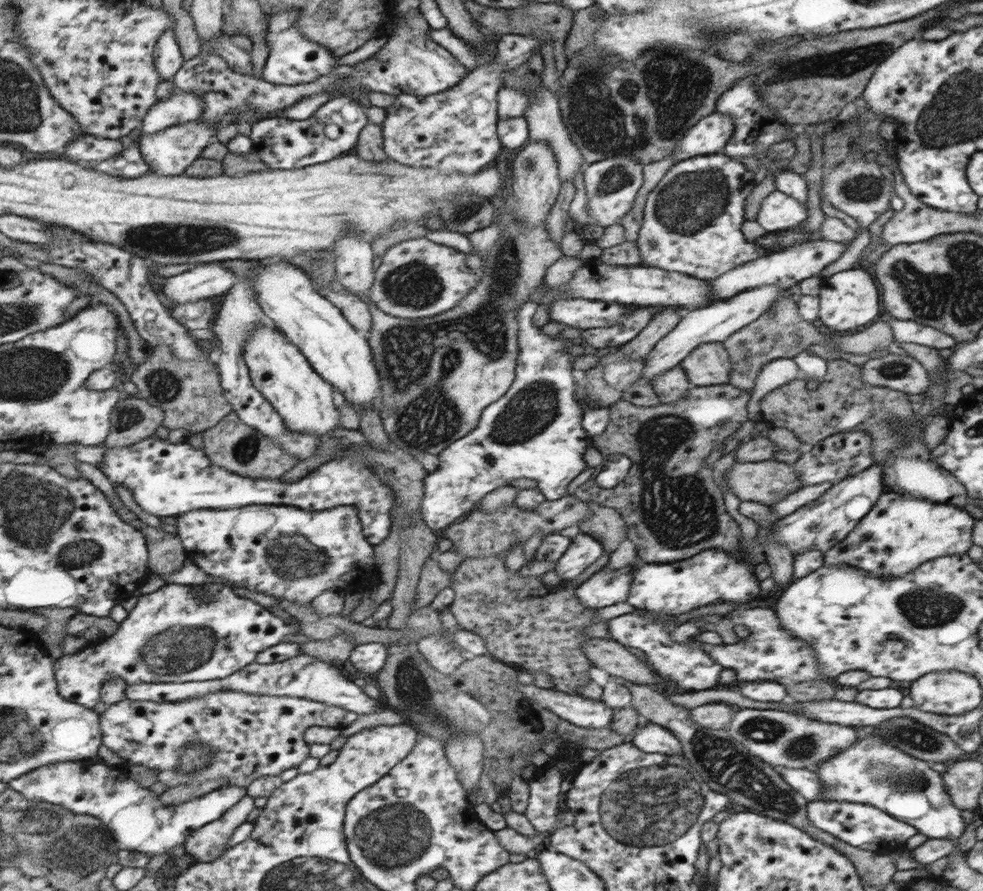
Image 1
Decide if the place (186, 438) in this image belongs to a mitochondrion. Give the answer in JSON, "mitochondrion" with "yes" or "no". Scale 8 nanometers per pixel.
{"mitochondrion":"no"}

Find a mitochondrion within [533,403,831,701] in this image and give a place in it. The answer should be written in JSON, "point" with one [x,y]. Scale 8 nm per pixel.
{"point":[682,518]}

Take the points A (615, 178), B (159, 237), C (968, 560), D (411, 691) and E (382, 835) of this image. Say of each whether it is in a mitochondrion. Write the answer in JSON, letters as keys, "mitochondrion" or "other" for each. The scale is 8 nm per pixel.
{"A":"mitochondrion","B":"mitochondrion","C":"other","D":"mitochondrion","E":"mitochondrion"}

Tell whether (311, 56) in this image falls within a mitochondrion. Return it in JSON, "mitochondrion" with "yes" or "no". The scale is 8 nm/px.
{"mitochondrion":"no"}

